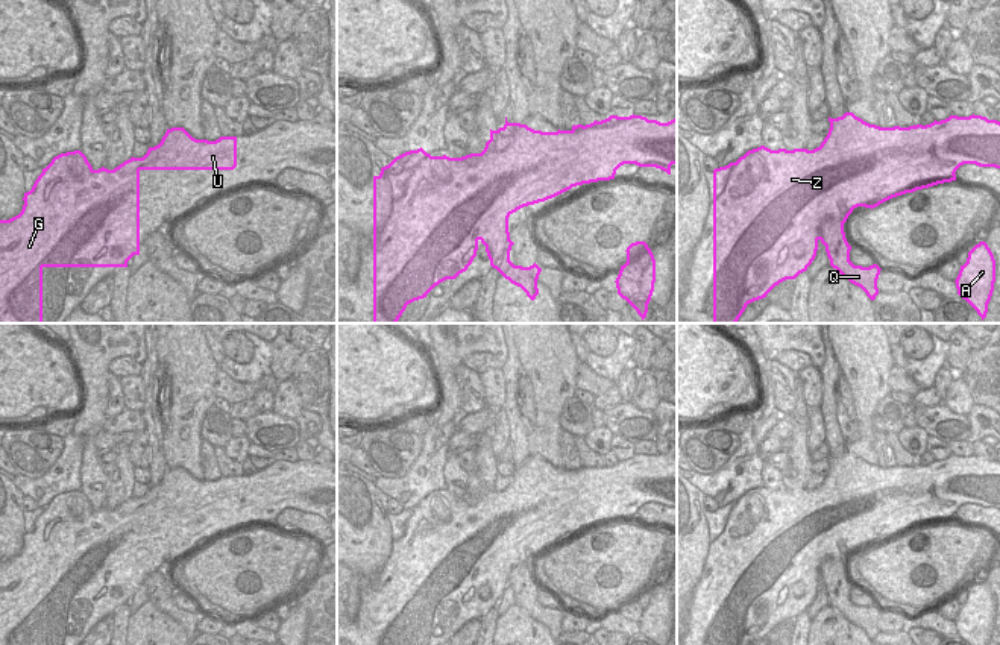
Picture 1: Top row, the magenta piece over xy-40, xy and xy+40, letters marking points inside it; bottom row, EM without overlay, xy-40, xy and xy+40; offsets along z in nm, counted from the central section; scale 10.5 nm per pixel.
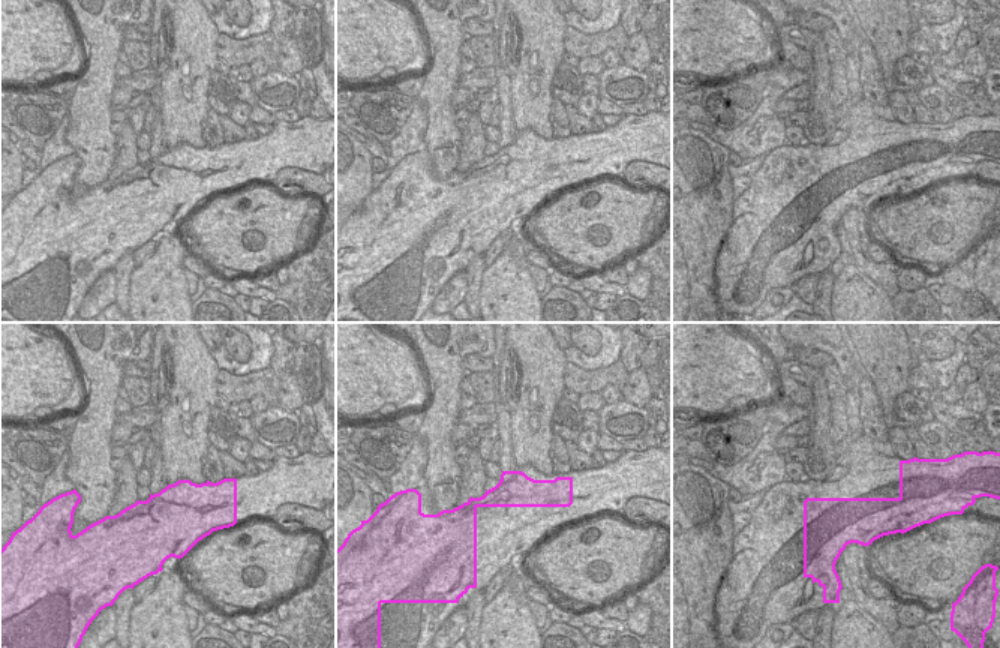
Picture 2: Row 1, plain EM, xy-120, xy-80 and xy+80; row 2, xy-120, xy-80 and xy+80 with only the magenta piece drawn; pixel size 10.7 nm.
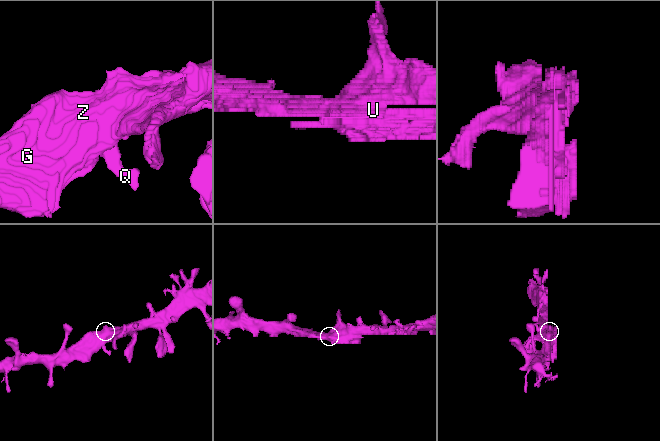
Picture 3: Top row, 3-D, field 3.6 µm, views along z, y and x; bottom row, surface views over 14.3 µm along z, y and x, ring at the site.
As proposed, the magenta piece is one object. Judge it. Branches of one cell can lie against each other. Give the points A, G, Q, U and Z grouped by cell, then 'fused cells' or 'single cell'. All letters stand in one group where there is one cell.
A G Q U Z | single cell

